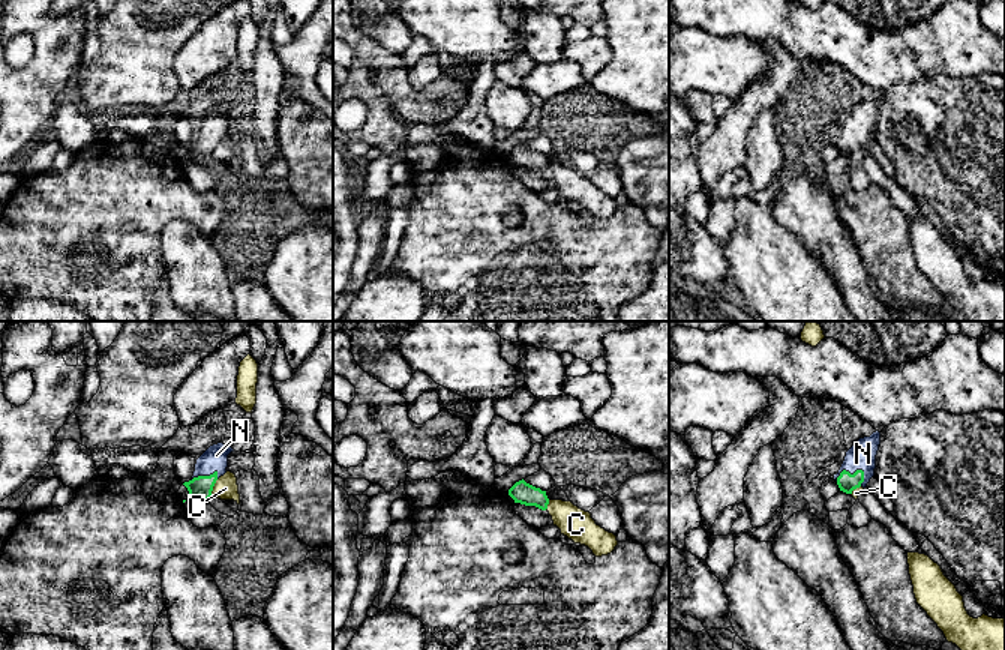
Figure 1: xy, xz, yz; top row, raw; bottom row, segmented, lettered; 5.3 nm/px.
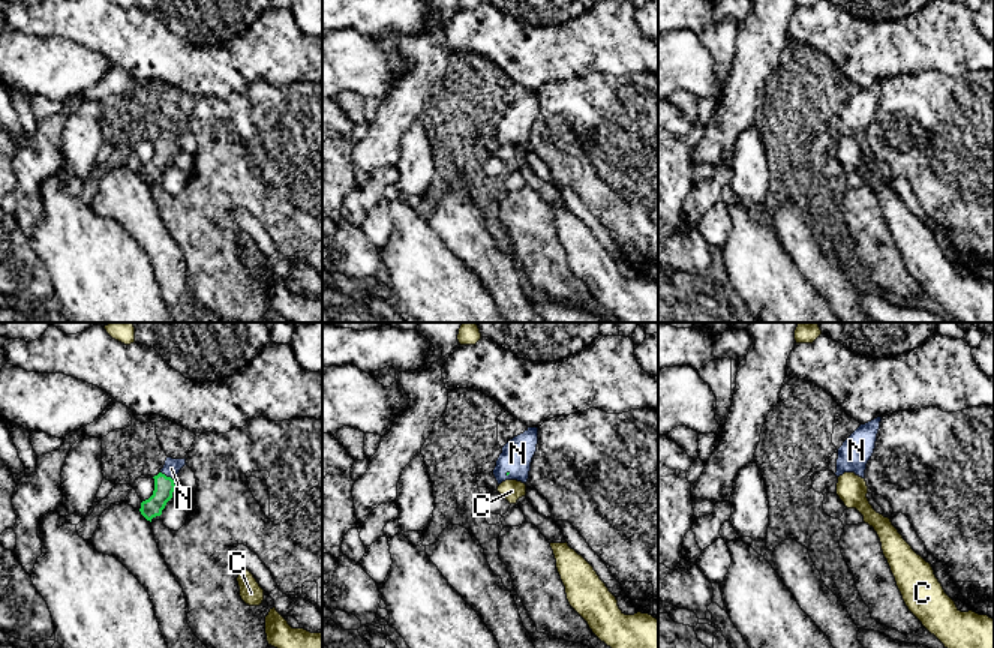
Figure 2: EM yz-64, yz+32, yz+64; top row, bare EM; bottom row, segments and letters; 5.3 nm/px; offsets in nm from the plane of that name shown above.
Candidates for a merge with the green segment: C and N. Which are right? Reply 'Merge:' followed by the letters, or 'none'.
Merge: N

